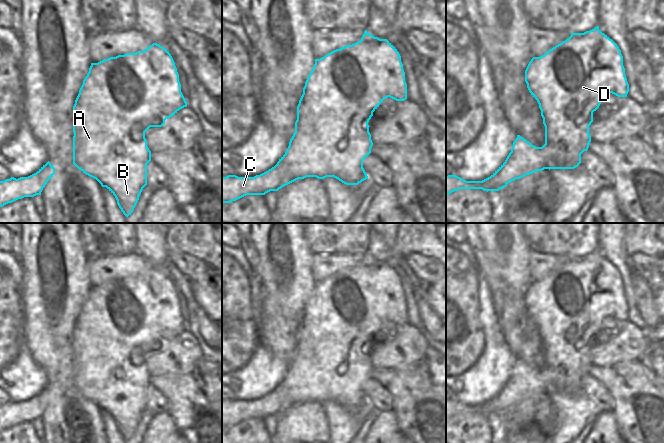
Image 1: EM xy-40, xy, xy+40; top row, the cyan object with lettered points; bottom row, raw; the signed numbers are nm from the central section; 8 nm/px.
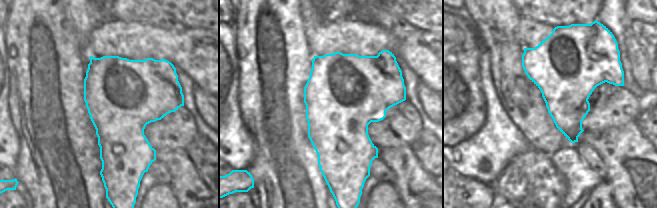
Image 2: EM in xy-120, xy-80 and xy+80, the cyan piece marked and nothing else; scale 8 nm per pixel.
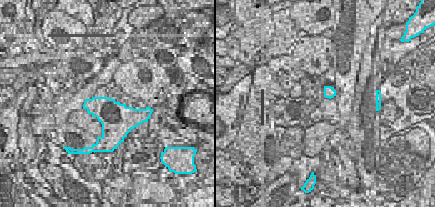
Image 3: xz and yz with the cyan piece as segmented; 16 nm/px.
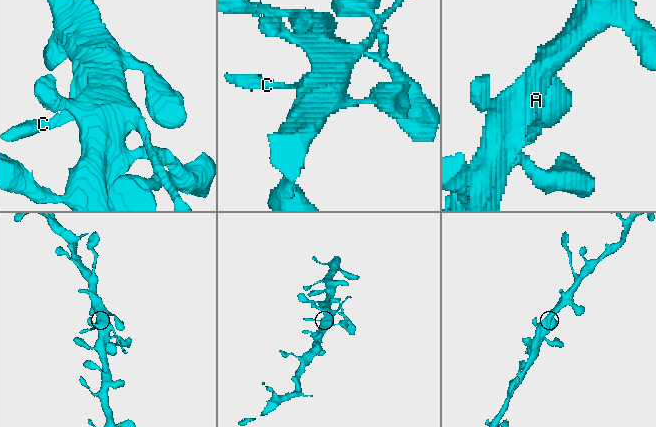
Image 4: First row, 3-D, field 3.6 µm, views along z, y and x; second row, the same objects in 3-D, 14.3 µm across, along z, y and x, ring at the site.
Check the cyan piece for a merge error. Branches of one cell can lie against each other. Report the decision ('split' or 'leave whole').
leave whole

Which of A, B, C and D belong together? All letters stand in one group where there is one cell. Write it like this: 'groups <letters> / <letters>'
groups A B C D

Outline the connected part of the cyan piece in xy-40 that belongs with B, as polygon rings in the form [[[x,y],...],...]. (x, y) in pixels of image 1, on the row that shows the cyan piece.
[[[157,43],[144,51],[91,63],[73,106],[73,164],[96,179],[102,187],[106,187],[115,196],[123,214],[128,217],[147,185],[147,164],[151,161],[151,151],[147,146],[145,132],[150,127],[162,127],[166,119],[184,107],[187,107],[187,102],[181,92],[175,62],[169,51]]]

